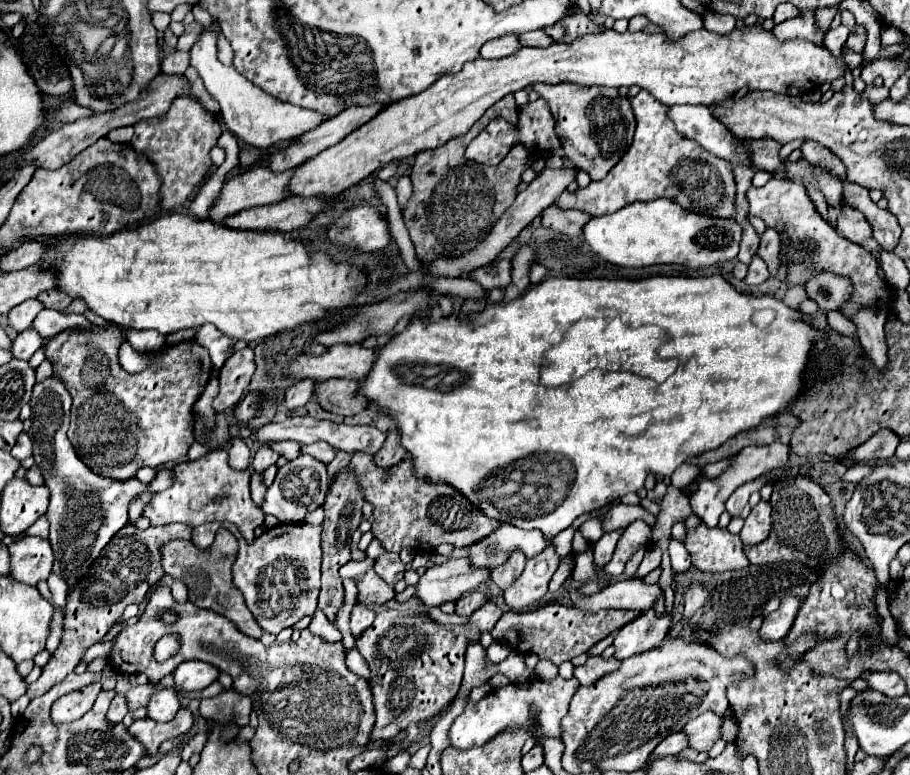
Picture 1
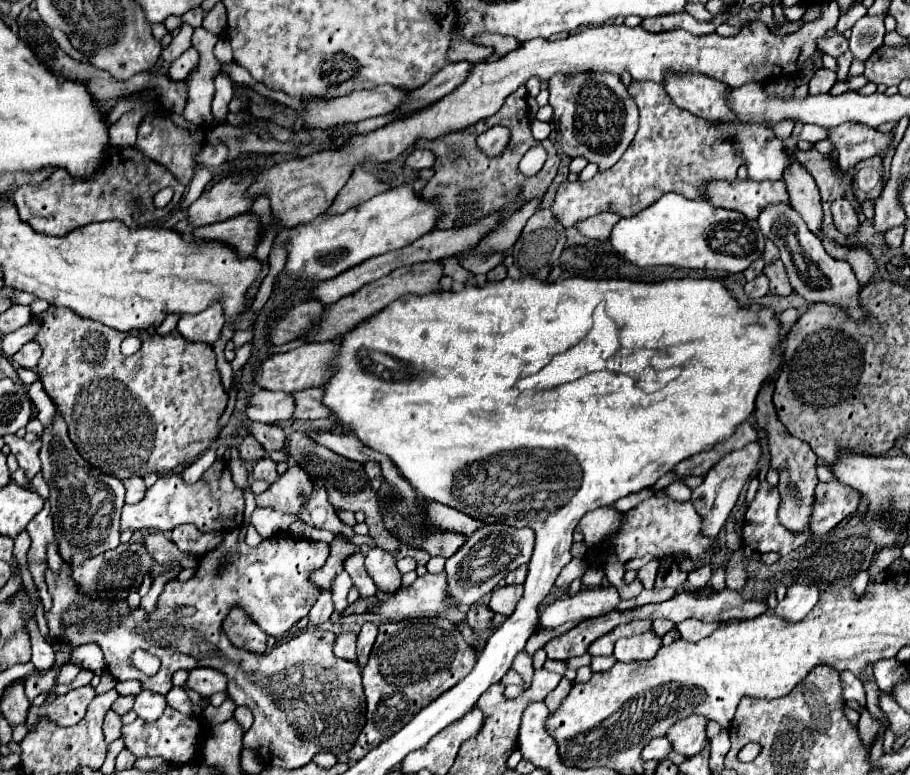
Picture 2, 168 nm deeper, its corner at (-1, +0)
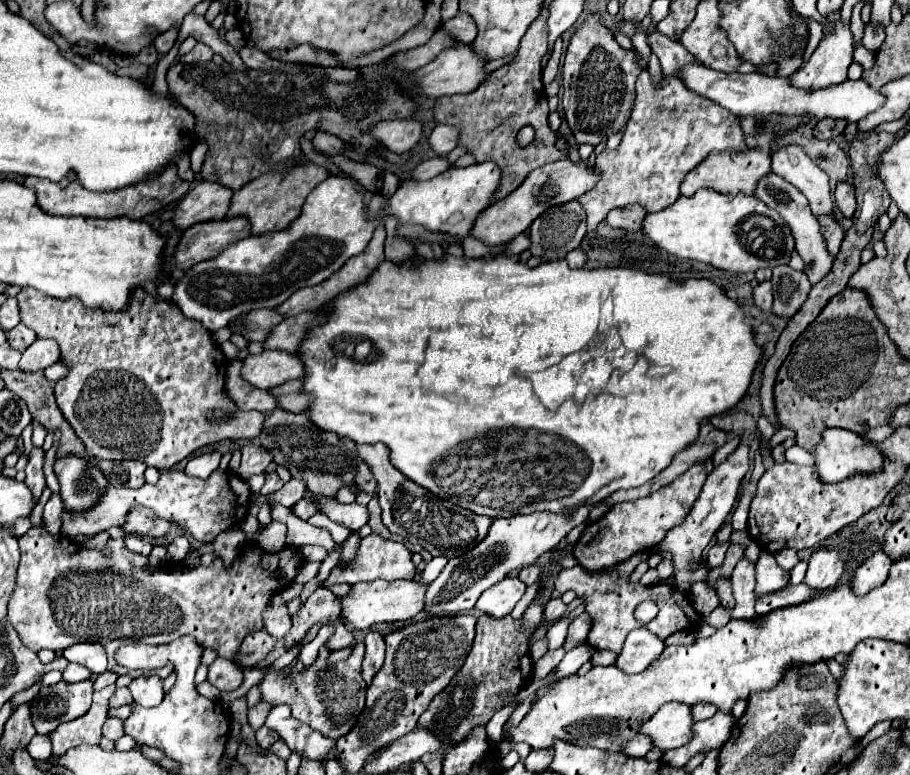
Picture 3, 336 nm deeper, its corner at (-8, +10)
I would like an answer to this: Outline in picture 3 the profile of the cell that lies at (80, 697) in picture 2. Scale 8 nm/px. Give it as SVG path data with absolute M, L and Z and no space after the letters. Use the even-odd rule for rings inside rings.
M83 680L77 684L59 682L55 686L41 686L39 696L31 702L33 722L37 734L49 734L59 724L83 716L91 706L93 682Z

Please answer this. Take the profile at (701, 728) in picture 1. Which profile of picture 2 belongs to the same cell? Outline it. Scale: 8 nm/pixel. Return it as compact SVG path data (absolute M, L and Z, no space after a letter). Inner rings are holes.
M692 716L684 718L668 728L666 738L672 742L672 750L682 756L694 756L698 754L706 742L706 718L704 716Z

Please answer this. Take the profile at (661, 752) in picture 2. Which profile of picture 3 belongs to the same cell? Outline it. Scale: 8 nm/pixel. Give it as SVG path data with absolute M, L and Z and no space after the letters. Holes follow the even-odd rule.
M639 734L639 736L635 736L635 740L631 740L631 744L627 744L625 754L627 754L627 756L645 756L651 748L653 748L651 736Z

